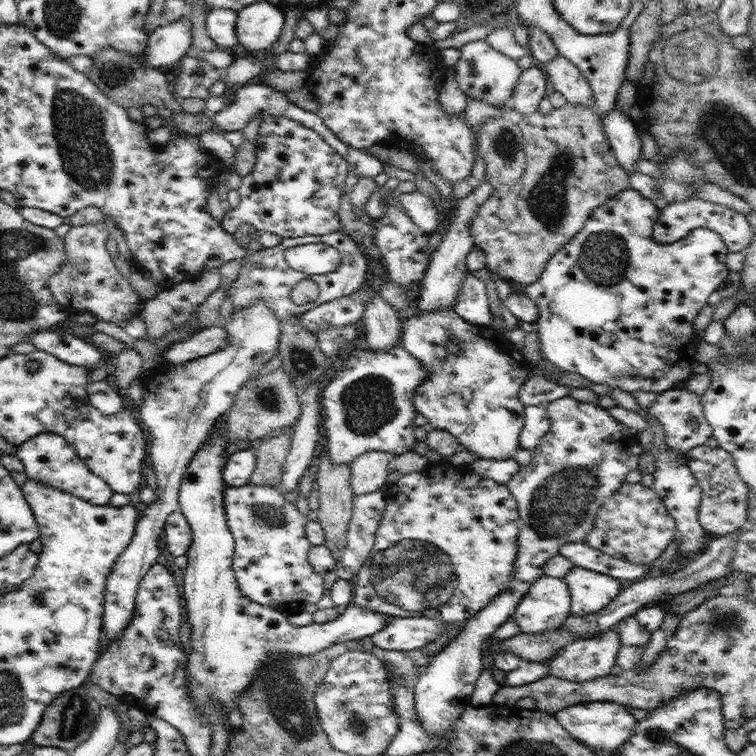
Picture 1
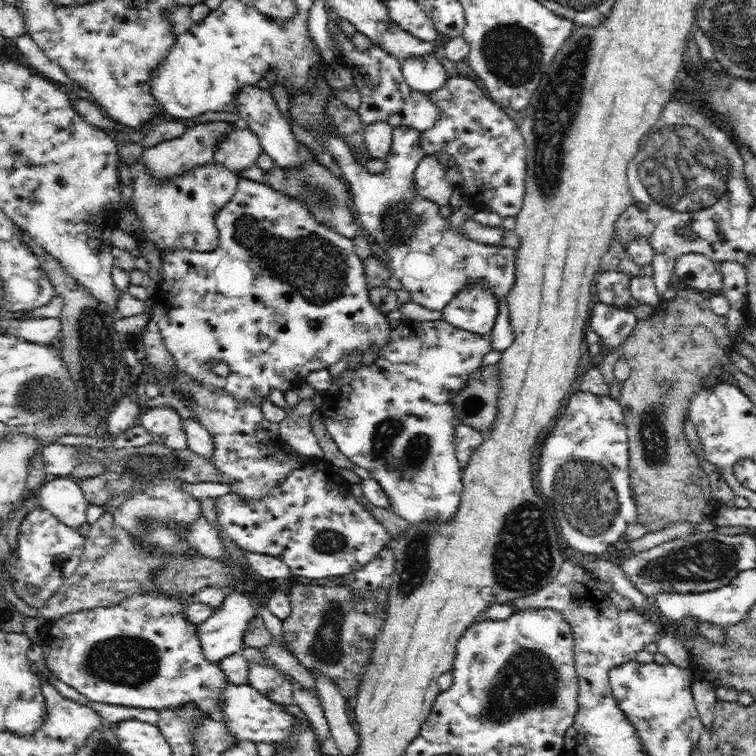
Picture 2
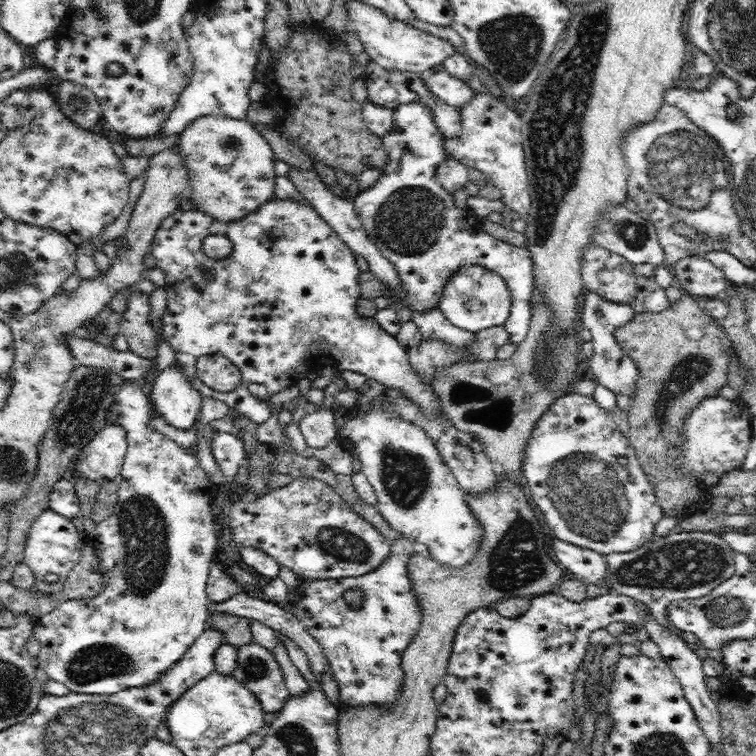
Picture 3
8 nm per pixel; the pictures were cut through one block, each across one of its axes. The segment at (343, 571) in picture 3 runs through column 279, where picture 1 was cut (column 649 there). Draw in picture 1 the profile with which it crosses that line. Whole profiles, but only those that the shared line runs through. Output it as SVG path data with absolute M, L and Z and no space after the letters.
M624 481L622 489L610 496L598 510L594 528L590 528L585 542L610 556L646 565L662 556L676 534L675 520L658 498L656 490L641 482L630 484Z

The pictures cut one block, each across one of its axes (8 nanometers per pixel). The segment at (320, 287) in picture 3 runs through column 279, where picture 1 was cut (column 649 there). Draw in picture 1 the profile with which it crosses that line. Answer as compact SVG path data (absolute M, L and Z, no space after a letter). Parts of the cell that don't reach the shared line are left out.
M631 187L623 192L618 192L617 196L606 200L605 204L596 208L584 223L584 228L572 240L568 241L568 244L554 253L538 280L530 285L525 285L526 295L537 304L540 310L537 320L540 352L542 352L542 358L546 362L550 362L552 366L556 366L560 370L580 374L580 376L584 376L592 382L606 383L610 388L618 387L629 393L638 392L638 390L661 393L668 390L672 385L685 382L692 376L692 366L698 364L694 354L703 338L695 336L694 320L696 320L700 309L707 304L708 296L712 292L721 289L725 282L729 282L730 272L726 265L729 252L720 234L706 227L696 227L690 230L684 238L677 240L675 244L658 244L652 233L653 226L658 222L661 212L652 204L650 199L645 198L640 192L633 190Z

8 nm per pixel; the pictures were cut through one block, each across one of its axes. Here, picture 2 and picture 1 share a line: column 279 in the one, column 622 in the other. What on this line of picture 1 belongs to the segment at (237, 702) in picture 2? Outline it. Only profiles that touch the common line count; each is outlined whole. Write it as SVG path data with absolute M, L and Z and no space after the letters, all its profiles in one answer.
M594 701L574 704L555 713L556 720L572 735L590 747L612 751L622 747L634 734L636 718L627 705L612 701Z

